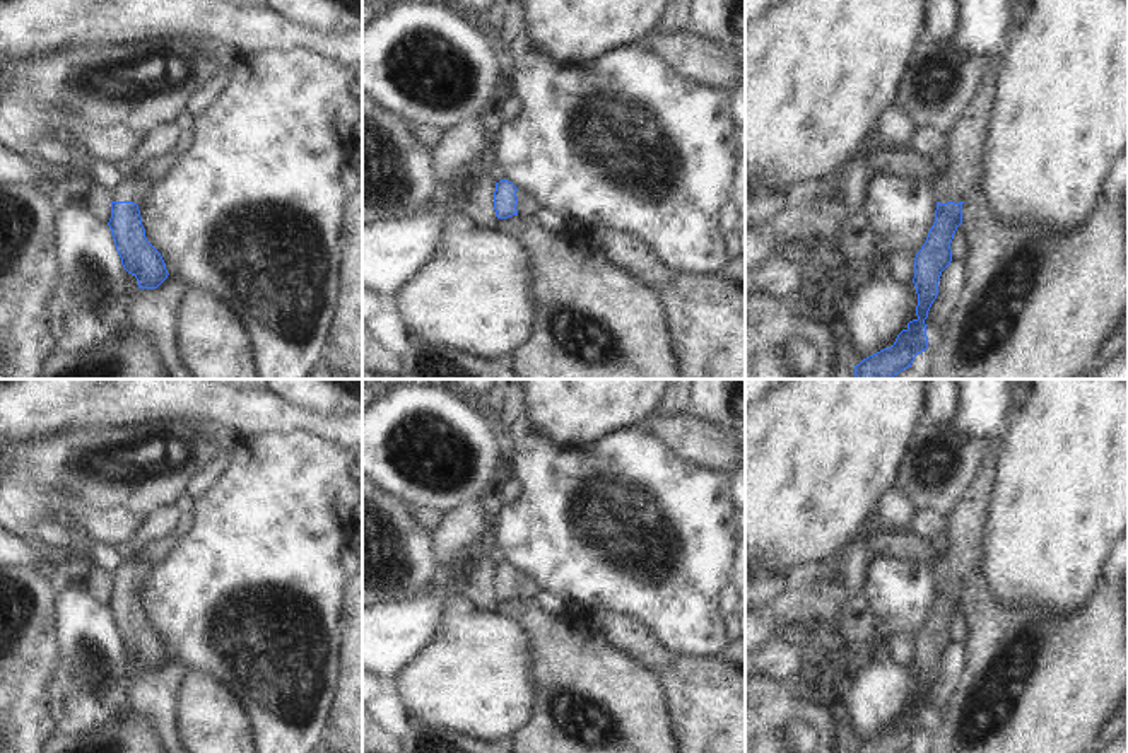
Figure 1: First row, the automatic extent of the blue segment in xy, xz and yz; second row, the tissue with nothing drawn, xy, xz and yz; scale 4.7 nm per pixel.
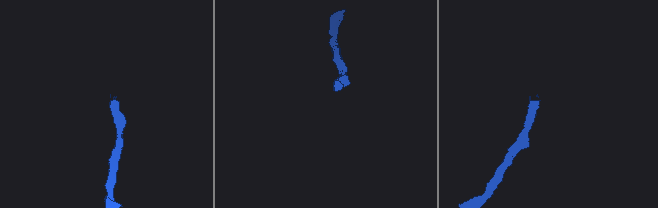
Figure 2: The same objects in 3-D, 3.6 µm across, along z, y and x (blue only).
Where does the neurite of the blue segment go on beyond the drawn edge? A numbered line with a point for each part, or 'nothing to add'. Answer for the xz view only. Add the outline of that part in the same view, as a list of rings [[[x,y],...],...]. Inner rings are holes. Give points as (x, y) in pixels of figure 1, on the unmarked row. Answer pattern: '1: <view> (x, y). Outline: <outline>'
1: xz (525, 588). Outline: [[[520,572],[516,574],[516,581],[518,581],[518,587],[516,587],[518,596],[530,596],[537,591],[532,581]]]

